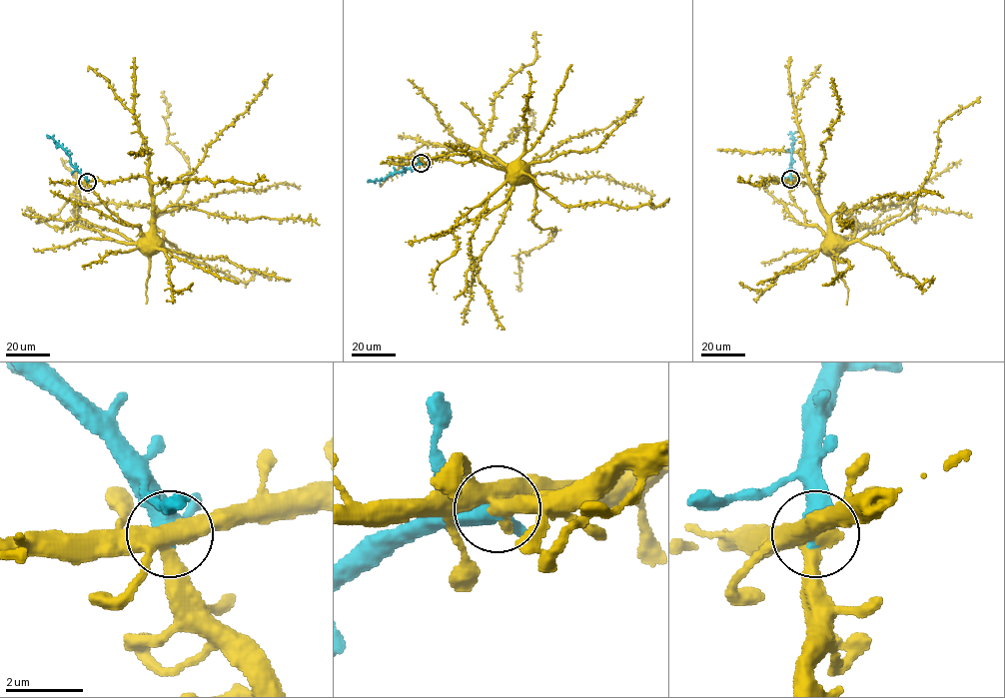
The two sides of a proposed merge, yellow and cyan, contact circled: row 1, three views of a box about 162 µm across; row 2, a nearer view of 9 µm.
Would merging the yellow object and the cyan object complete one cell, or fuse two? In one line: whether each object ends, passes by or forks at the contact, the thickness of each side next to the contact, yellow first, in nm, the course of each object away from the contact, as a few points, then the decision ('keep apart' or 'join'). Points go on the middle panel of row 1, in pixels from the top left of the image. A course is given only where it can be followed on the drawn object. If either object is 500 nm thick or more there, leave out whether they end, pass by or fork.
yellow forks there; cyan passes by; 440 nm thick on the yellow side, 400 nm on the other; yellow runs (421, 163), (491, 159), (505, 170), (517, 170), (533, 186), (533, 220), (555, 233), (516, 256), (518, 290); cyan runs (421, 163), (367, 182); join

